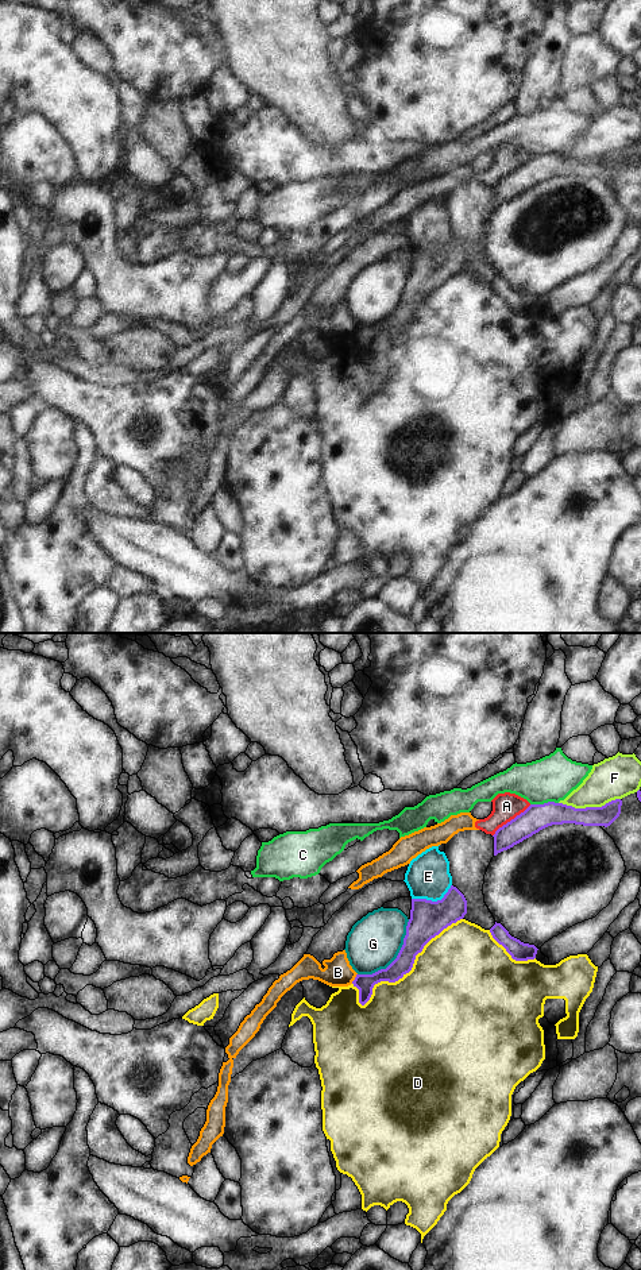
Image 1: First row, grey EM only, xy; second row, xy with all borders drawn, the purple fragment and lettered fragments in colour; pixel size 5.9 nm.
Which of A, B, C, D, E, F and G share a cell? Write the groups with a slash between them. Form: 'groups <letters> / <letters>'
groups A B / C / D / E / F / G

